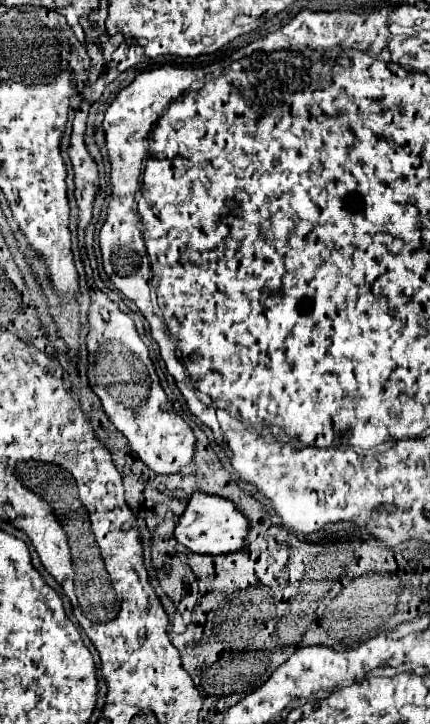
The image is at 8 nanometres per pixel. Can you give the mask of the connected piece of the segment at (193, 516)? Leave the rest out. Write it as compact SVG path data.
M193 493L185 513L181 515L175 527L175 539L185 545L193 553L233 553L239 551L247 543L247 535L251 533L249 519L235 507L235 503L227 501L225 497L207 495L207 493Z

